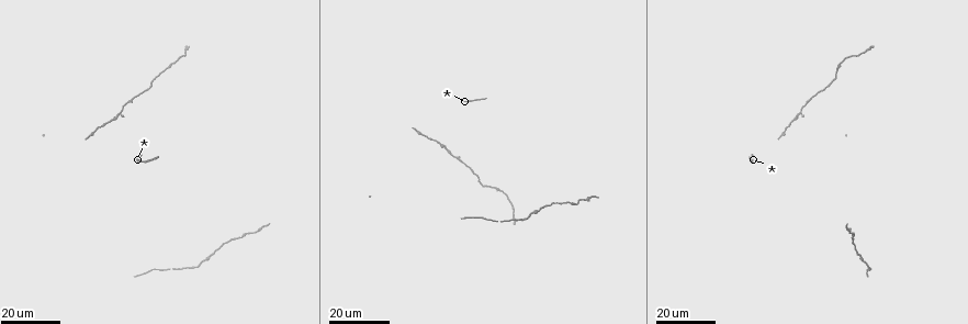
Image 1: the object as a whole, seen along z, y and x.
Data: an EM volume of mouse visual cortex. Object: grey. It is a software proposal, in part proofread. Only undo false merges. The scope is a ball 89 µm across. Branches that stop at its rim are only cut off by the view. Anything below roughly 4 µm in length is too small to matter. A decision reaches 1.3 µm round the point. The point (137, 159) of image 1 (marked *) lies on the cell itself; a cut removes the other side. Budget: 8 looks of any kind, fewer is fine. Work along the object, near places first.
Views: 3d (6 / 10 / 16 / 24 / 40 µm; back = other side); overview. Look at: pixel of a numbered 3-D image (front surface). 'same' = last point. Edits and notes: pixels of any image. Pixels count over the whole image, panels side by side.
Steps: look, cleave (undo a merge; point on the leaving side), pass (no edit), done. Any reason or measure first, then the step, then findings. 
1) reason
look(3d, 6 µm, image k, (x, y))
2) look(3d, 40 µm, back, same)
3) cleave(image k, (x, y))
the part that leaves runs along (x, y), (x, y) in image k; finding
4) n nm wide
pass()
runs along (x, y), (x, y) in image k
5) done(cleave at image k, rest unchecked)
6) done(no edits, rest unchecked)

thick turns thin
look(3d, 16 µm, image 1, (172, 64))

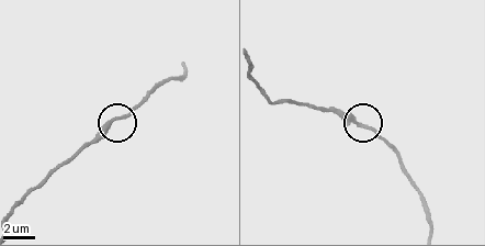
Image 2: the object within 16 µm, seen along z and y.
look(3d, 6 µm, image 2, (108, 122))

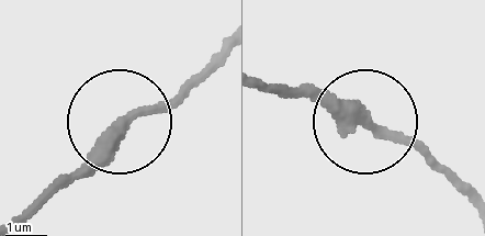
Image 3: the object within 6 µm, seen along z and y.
pass()
runs along (17, 226), (212, 55) in image 3; all the same cell

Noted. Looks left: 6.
look(3d, 16 µm, image 1, (222, 244))

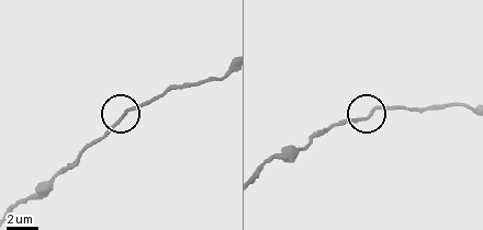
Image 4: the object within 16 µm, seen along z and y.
zoom in
look(3d, 10 µm, image 4, (133, 107))

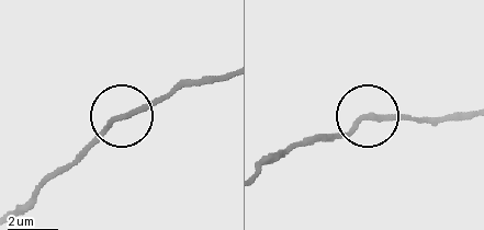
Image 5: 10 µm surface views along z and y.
pass()
continuous, no second cell

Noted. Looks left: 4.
calibre changes
look(3d, 16 µm, image 1, (203, 261))

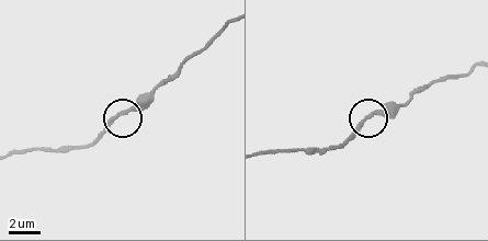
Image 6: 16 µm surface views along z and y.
look(3d, 6 µm, image 6, (130, 108))

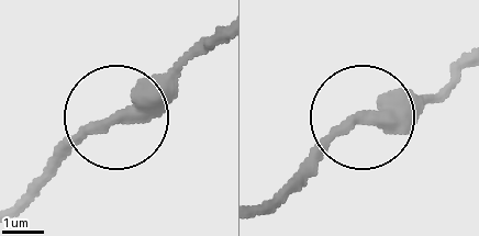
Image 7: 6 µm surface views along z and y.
310 nm wide
pass()
continuous, no second cell

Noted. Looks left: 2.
thick turns thin
look(3d, 16 µm, image 1, (574, 205))

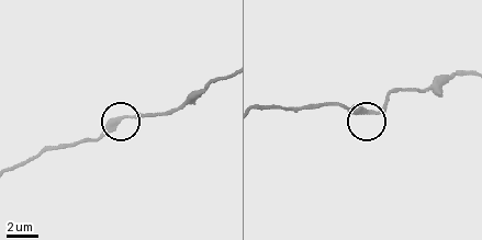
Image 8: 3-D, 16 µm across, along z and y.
closer look
look(3d, 6 µm, image 8, (372, 111))

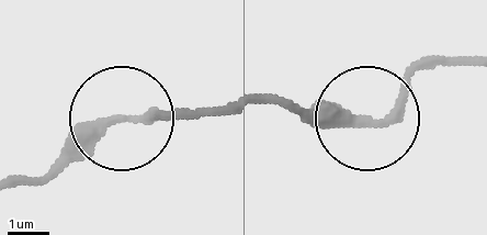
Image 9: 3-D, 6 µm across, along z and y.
280 nm wide
pass()
one cell here

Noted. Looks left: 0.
done(no edits, rest unchecked)

